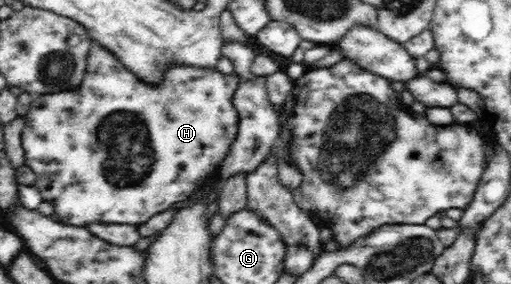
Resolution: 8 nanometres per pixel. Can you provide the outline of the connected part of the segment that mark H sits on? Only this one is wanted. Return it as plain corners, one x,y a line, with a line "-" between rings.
94,39
91,40
87,64
87,71
82,82
74,89
34,97
30,110
24,116
25,127
20,134
22,147
25,151
25,164
34,171
37,177
35,187
38,188
43,200
52,204
62,223
72,226
86,226
92,222
132,224
134,226
144,224
152,216
168,210
170,206
188,200
206,176
220,170
224,158
228,156
230,148
236,140
236,134
238,134
238,111
234,109
234,103
232,103
232,96
241,82
241,78
236,73
223,74
216,69
174,63
166,70
166,76
163,81
159,82
159,86
148,86
130,69
126,68
116,55
108,52
108,49

